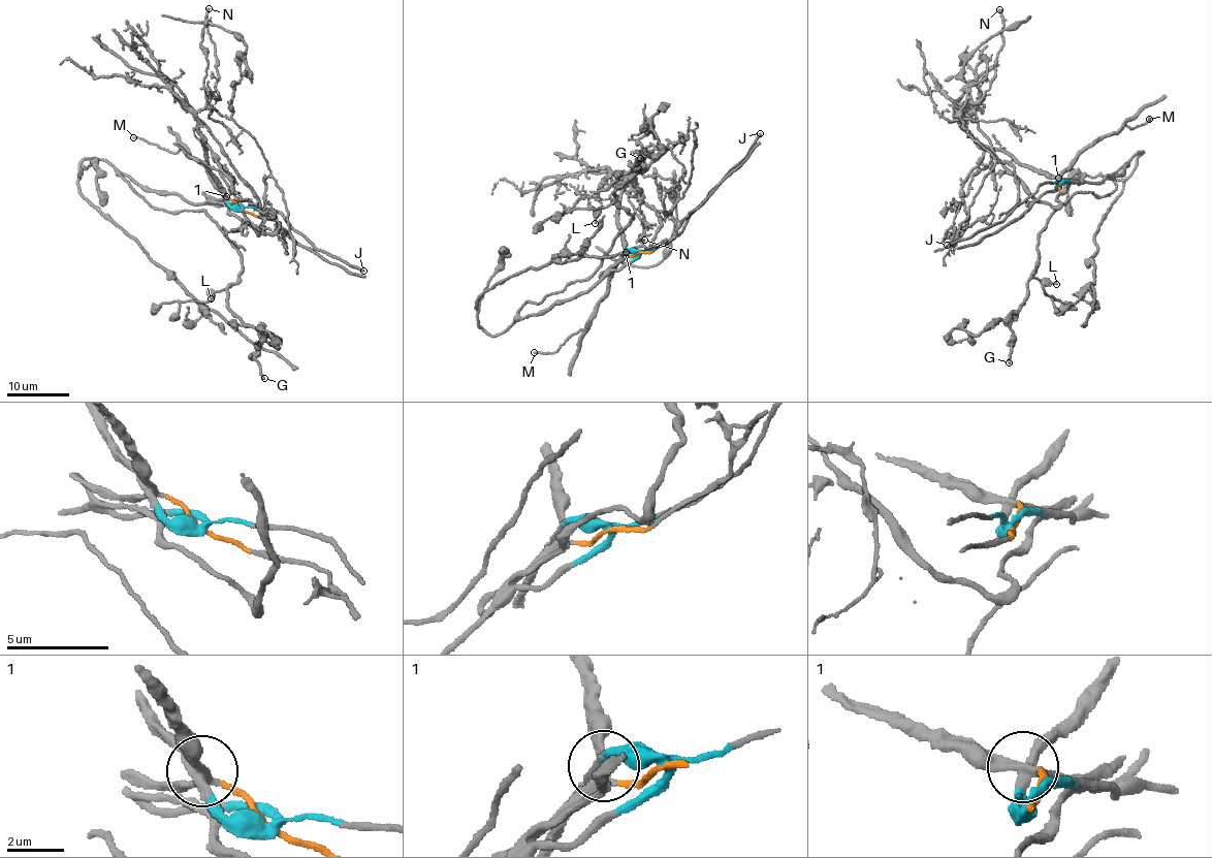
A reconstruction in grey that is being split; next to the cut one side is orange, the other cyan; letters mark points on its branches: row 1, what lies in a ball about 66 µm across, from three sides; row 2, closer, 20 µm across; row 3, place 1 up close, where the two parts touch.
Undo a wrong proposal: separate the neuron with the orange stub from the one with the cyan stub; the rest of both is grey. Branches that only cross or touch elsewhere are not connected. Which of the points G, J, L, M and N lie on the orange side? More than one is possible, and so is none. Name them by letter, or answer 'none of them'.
N

